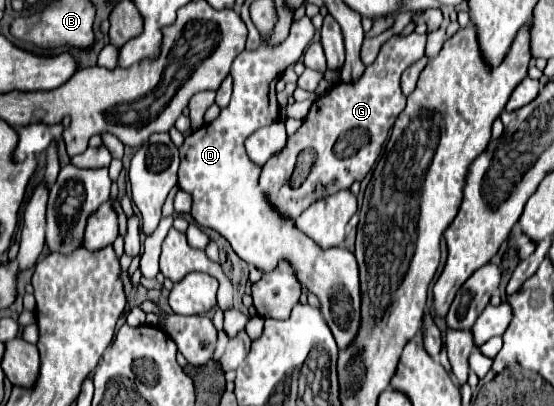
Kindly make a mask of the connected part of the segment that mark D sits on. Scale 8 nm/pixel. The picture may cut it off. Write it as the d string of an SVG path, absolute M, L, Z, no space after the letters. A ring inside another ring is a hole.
M302 17L298 23L292 23L290 35L284 43L276 47L262 45L260 49L240 53L234 59L230 71L230 75L234 77L232 99L212 123L200 127L190 137L186 137L184 145L180 147L182 163L178 169L178 185L192 195L192 217L196 219L196 223L202 227L210 227L226 237L240 259L258 267L260 271L272 271L280 259L286 258L294 267L300 283L308 291L318 295L322 315L332 329L338 347L346 349L350 343L354 343L354 337L358 337L356 333L362 323L360 281L354 255L340 247L320 249L312 239L308 239L294 227L293 220L276 215L260 193L260 167L252 163L244 151L246 137L250 137L256 129L278 121L280 109L274 93L276 81L288 65L296 63L302 57L304 49L312 41L312 35L312 21L308 17ZM342 289L350 297L334 297Z

